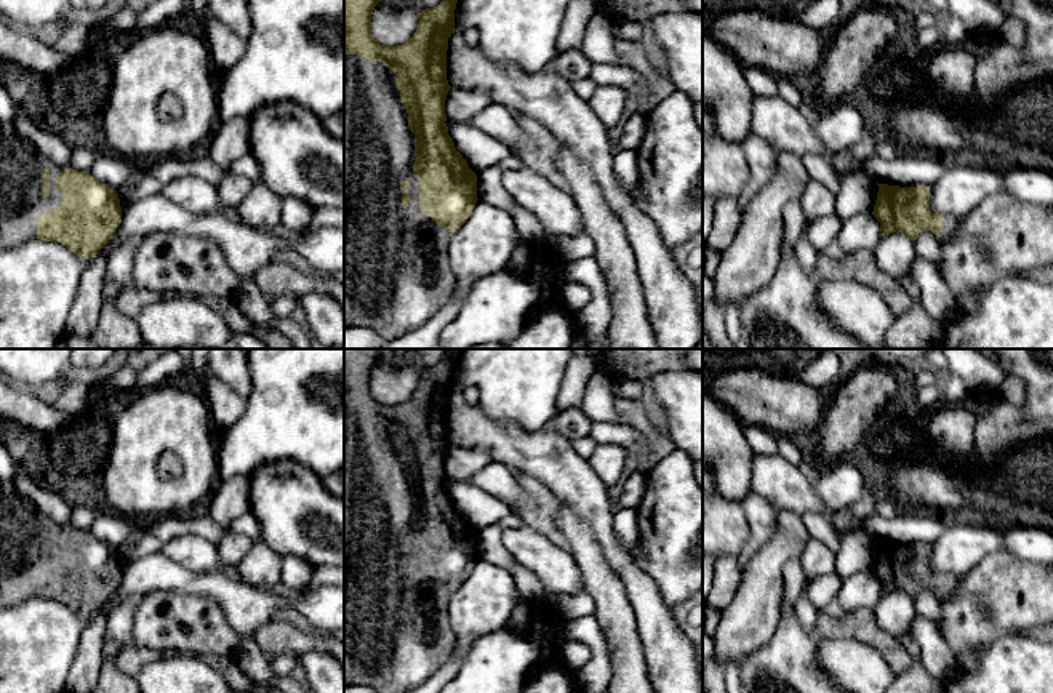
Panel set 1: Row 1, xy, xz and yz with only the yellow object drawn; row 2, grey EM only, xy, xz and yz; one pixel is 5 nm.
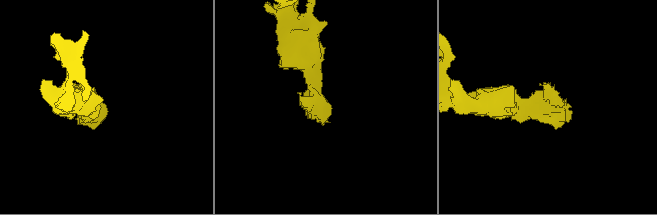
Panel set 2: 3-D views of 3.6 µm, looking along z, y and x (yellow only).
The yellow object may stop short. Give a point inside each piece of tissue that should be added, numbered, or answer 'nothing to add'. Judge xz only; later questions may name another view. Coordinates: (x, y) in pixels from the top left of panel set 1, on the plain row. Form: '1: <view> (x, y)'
1: xz (396, 631)

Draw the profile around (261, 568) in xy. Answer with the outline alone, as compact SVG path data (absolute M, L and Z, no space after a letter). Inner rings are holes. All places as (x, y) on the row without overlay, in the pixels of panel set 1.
M254 543L246 557L237 565L242 581L253 587L270 591L282 583L283 555L264 543Z

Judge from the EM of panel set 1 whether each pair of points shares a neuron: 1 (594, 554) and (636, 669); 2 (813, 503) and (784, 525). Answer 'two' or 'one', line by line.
1: one
2: two

